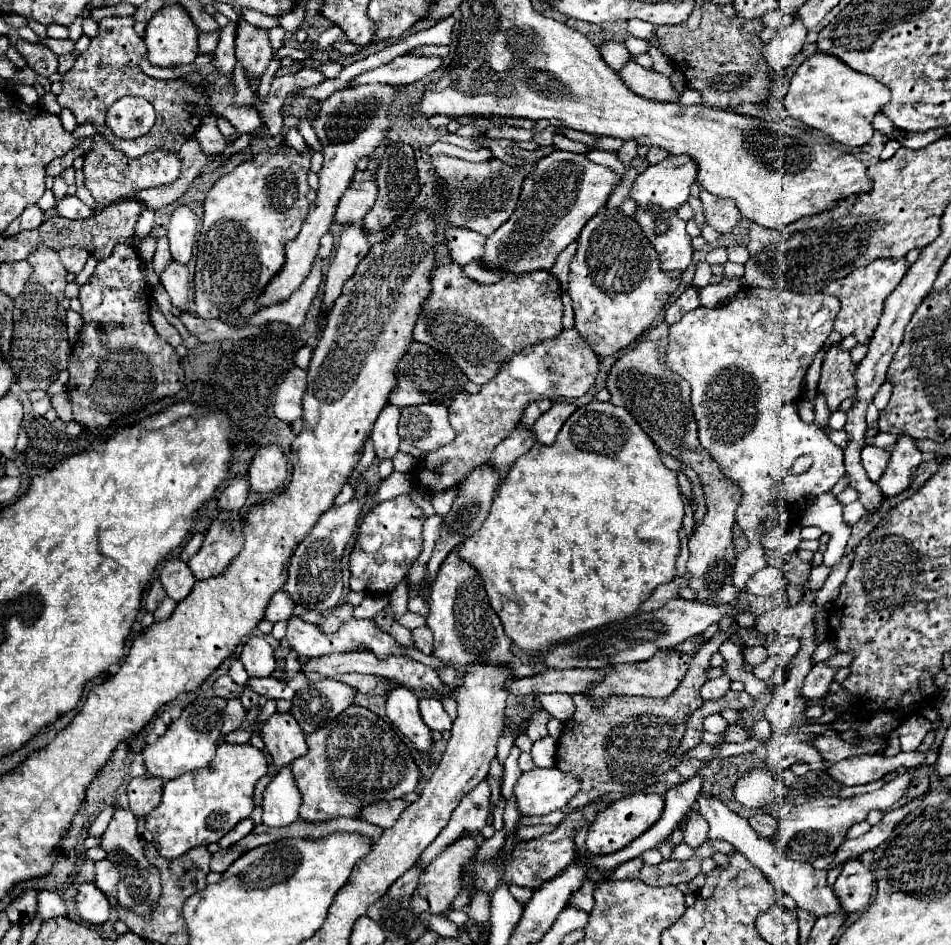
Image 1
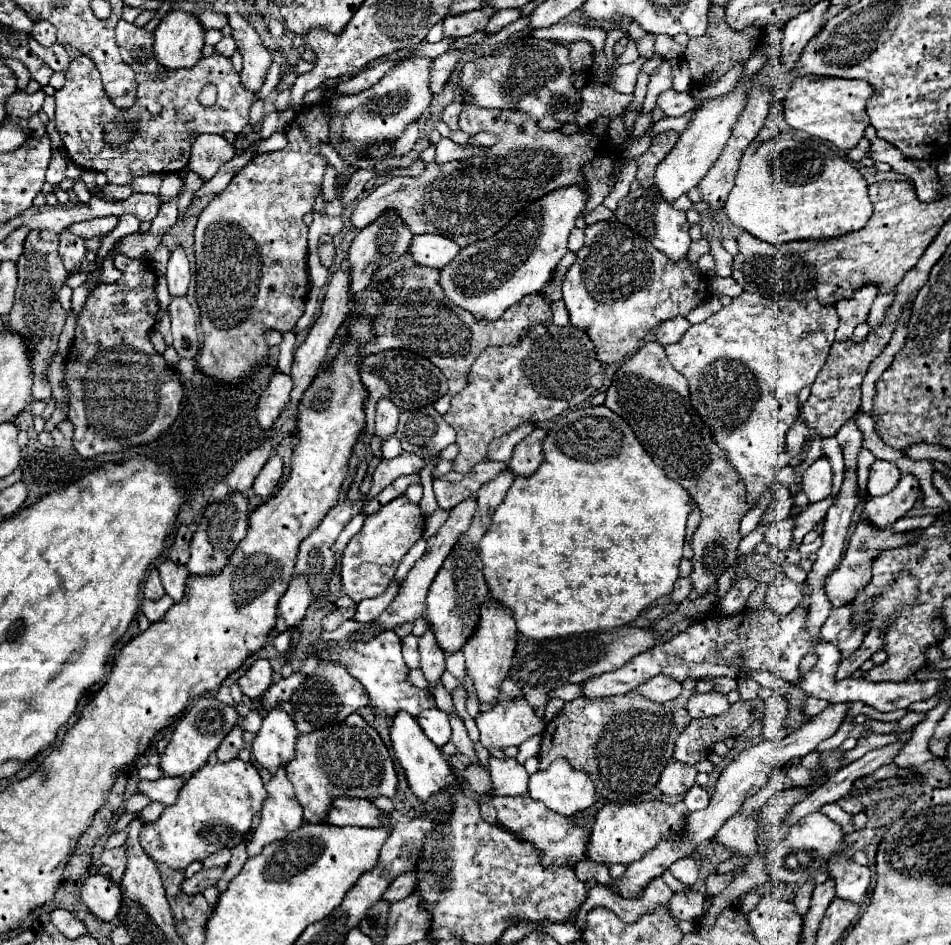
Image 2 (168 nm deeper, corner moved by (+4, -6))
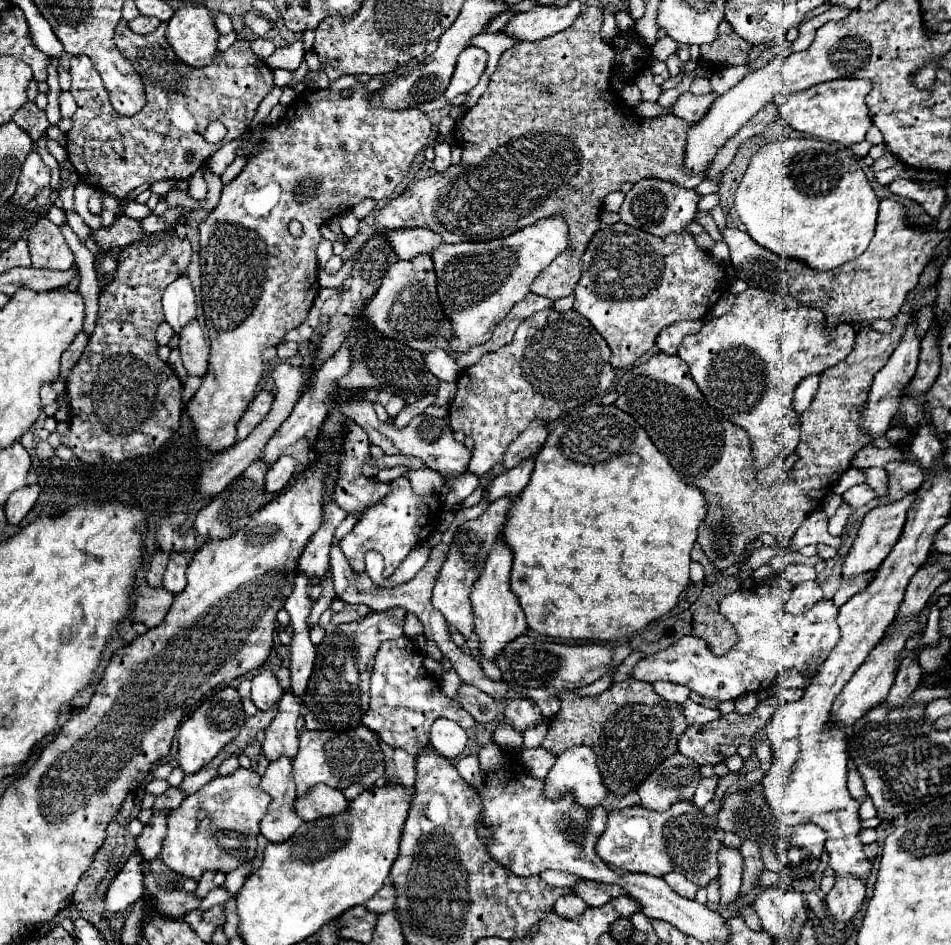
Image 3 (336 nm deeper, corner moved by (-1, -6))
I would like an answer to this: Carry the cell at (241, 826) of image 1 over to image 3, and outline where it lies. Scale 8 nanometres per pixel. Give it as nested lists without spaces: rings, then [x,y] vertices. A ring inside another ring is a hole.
[[[207,872],[205,876],[201,876],[201,880],[199,880],[199,886],[197,886],[195,894],[203,898],[211,888],[215,888],[215,886],[223,884],[223,882],[225,882],[225,876],[227,876],[227,874],[223,874],[223,872]]]

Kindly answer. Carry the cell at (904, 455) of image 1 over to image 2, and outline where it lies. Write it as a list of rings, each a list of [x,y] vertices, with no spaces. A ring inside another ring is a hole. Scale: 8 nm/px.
[[[902,476],[898,488],[894,488],[888,496],[876,496],[868,498],[864,506],[864,520],[878,530],[890,528],[898,518],[902,518],[918,500],[920,486],[914,476]]]

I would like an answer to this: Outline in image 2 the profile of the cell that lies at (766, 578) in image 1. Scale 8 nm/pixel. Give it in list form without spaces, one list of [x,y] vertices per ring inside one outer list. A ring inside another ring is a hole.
[[[790,578],[776,580],[770,584],[770,590],[766,594],[766,606],[772,608],[778,614],[788,614],[796,606],[800,606],[804,600],[804,586],[792,582]]]

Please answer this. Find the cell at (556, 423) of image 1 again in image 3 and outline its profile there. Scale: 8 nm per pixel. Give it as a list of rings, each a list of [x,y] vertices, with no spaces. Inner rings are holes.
[[[529,456],[529,460],[523,460],[517,468],[511,468],[503,474],[499,474],[491,484],[489,484],[489,500],[497,500],[501,496],[517,496],[531,478],[533,472],[533,456]]]

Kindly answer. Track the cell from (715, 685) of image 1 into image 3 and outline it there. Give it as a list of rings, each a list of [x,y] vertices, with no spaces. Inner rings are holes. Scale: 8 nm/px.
[[[687,700],[683,706],[685,706],[685,718],[689,724],[709,724],[709,722],[721,718],[719,710],[705,708],[701,704],[695,704],[693,700]]]

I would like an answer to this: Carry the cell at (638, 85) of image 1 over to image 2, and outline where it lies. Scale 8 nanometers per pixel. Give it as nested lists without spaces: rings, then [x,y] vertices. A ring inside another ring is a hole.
[[[676,90],[662,92],[658,96],[658,106],[664,110],[666,116],[684,116],[686,112],[696,108],[690,92],[676,92]]]

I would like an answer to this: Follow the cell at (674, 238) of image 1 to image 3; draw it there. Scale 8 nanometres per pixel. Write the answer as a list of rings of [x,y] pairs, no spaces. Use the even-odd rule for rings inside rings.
[[[641,180],[625,194],[625,202],[621,204],[619,216],[625,224],[637,226],[653,236],[681,234],[695,220],[697,202],[699,196],[695,190],[685,190],[677,184],[663,182],[663,180]]]

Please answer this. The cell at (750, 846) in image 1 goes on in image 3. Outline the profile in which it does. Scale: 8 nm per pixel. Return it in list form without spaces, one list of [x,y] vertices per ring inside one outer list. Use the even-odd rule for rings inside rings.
[[[717,776],[703,778],[703,780],[699,782],[699,786],[697,786],[697,792],[695,792],[695,796],[693,796],[691,802],[693,802],[697,808],[703,808],[707,802],[713,800],[715,788],[717,788]]]

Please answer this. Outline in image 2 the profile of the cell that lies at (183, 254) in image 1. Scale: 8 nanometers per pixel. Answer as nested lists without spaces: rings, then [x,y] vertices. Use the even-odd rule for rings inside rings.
[[[182,248],[172,250],[166,280],[168,280],[168,292],[170,292],[172,298],[182,298],[182,296],[188,294],[190,266],[188,266],[188,258],[186,258]]]

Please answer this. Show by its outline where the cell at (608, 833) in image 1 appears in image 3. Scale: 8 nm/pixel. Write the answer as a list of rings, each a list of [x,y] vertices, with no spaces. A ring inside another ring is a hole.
[[[677,802],[665,812],[653,812],[641,806],[611,810],[607,826],[595,846],[597,856],[609,866],[653,876],[679,872],[697,886],[707,886],[707,882],[719,874],[719,848],[721,842],[715,832],[715,820],[691,802]]]

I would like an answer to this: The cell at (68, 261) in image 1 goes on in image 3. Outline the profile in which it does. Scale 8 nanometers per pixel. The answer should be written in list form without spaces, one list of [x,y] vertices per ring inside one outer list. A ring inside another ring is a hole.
[[[69,210],[69,212],[67,212],[67,222],[69,222],[71,230],[77,234],[77,238],[79,238],[81,242],[85,242],[87,236],[89,236],[89,232],[91,232],[91,228],[83,222],[83,218],[81,218],[77,212]]]

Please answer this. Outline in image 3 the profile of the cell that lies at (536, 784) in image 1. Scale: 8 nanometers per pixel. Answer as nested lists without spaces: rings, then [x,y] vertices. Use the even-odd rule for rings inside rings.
[[[575,746],[567,752],[563,752],[561,756],[557,756],[557,762],[553,764],[553,768],[549,770],[549,774],[545,776],[545,788],[543,788],[545,796],[553,802],[563,800],[565,794],[573,796],[573,802],[581,808],[595,808],[601,806],[603,798],[607,796],[607,788],[603,786],[597,762],[595,762],[595,752],[589,746]]]

